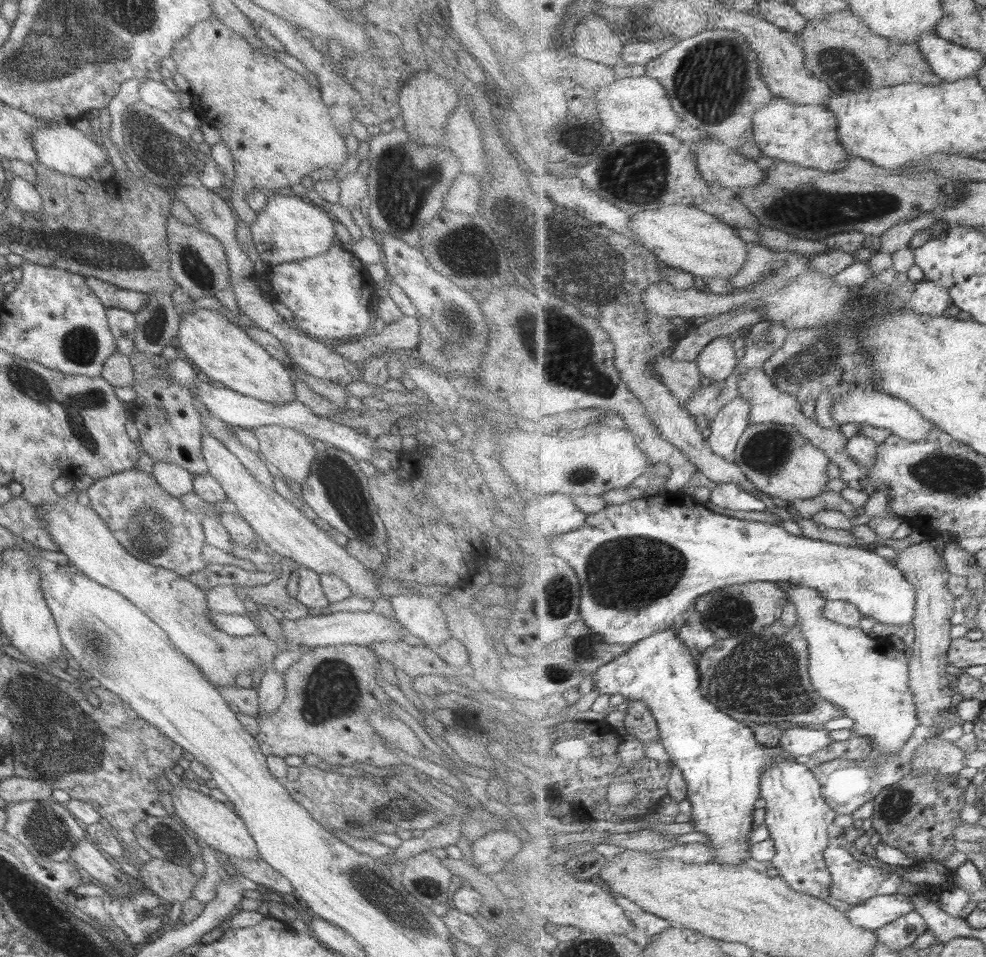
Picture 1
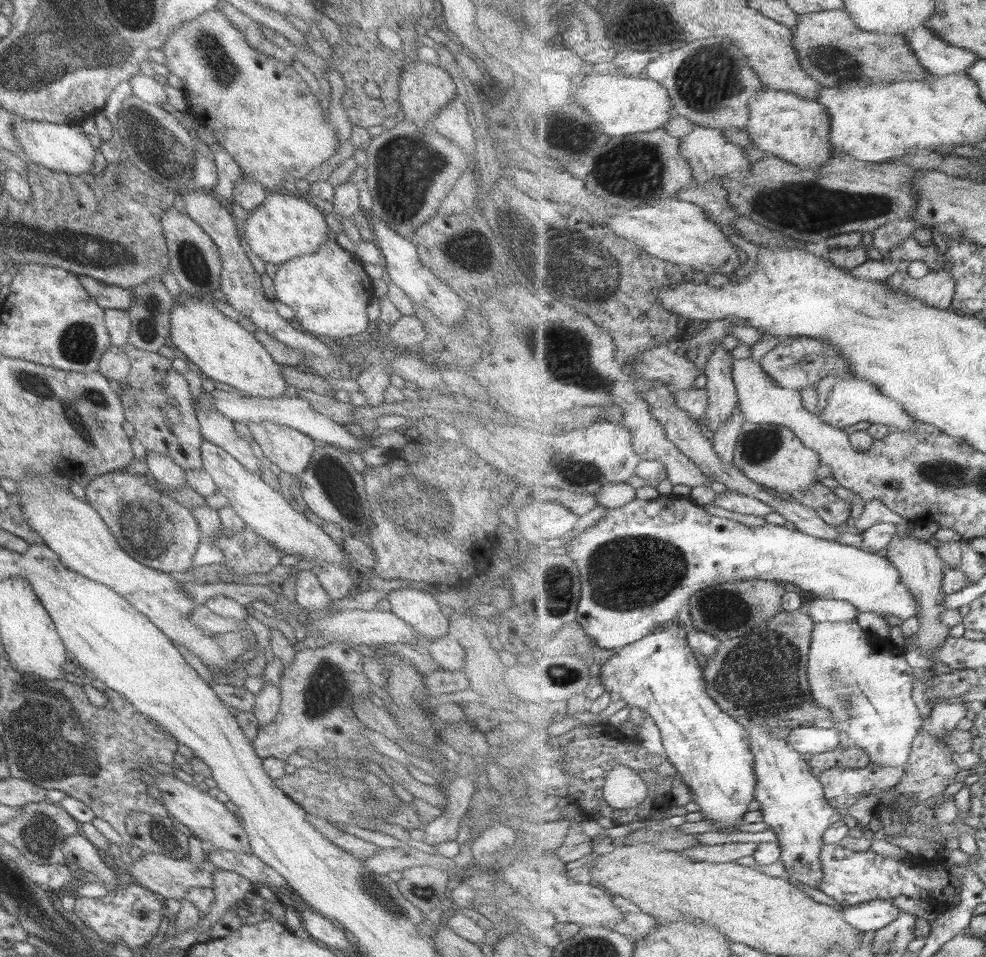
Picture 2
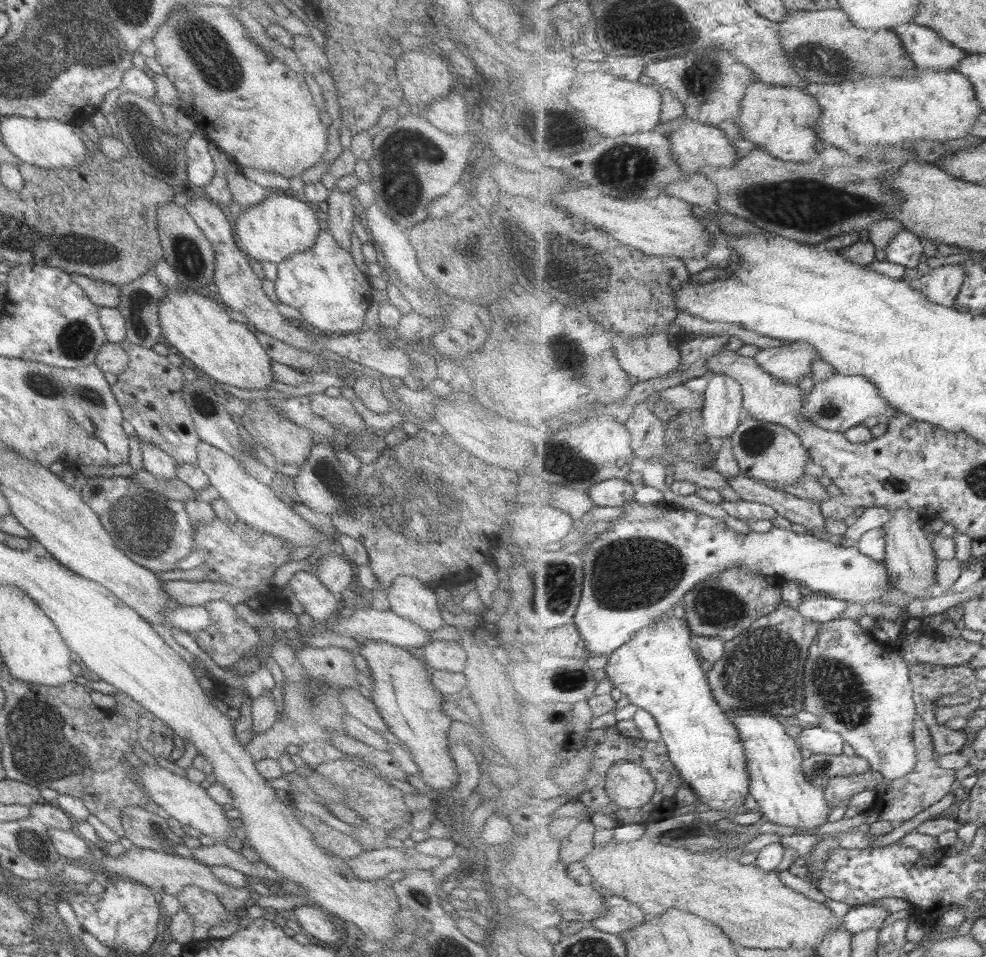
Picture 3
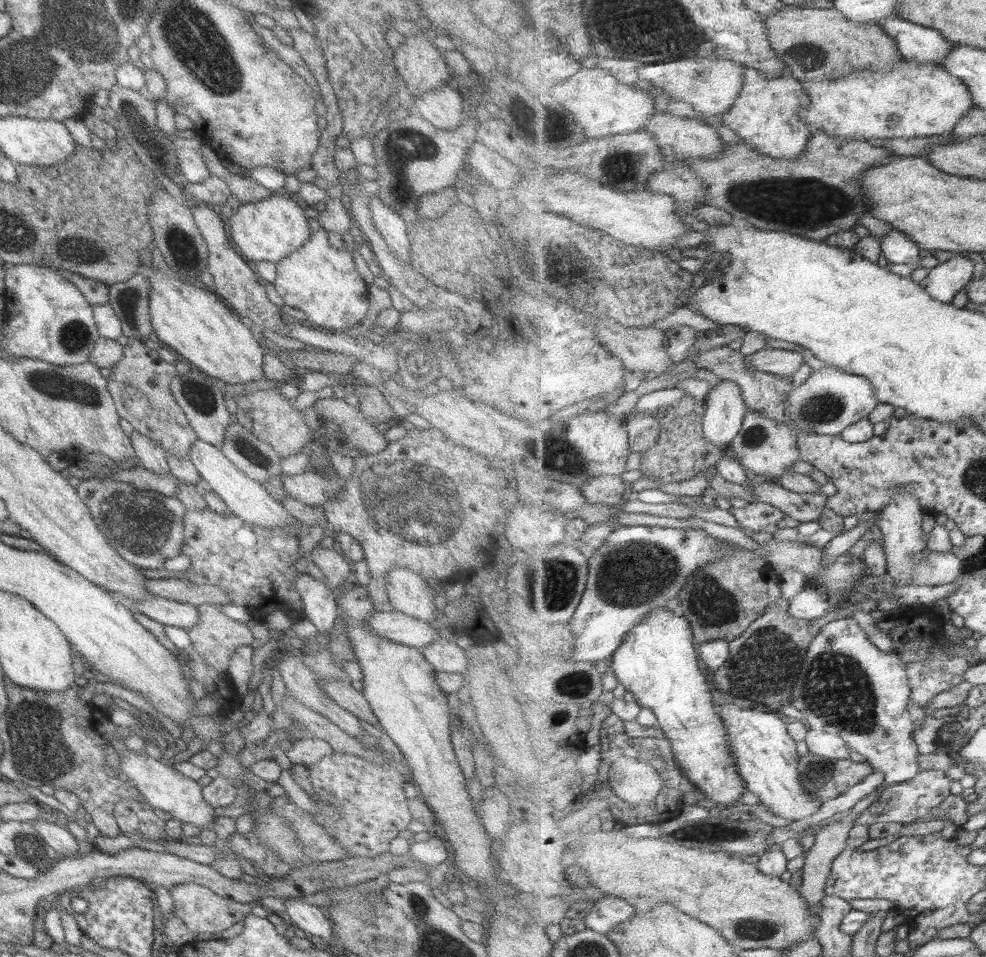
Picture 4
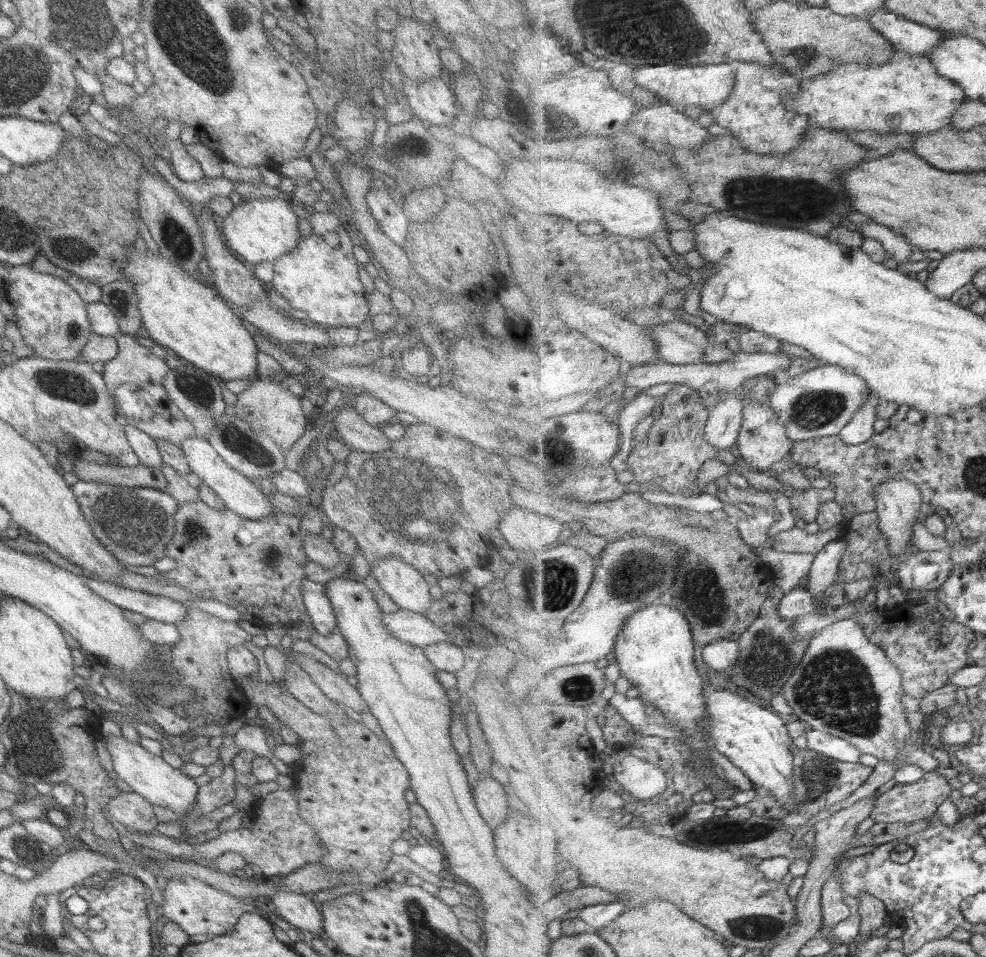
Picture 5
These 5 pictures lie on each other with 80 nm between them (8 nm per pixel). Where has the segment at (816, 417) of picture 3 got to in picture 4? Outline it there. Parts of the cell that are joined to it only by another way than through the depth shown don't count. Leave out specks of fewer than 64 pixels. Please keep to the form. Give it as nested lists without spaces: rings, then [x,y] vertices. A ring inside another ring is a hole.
[[[827,366],[829,368],[815,370],[809,380],[796,386],[784,402],[794,420],[791,428],[797,436],[799,433],[841,435],[848,426],[869,416],[881,403],[869,379]]]

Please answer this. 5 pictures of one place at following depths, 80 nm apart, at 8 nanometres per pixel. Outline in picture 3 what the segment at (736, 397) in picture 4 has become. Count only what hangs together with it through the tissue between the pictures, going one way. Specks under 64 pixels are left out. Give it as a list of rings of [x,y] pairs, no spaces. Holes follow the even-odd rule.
[[[713,371],[704,391],[702,414],[706,434],[718,441],[732,436],[745,415],[742,384],[732,376]]]

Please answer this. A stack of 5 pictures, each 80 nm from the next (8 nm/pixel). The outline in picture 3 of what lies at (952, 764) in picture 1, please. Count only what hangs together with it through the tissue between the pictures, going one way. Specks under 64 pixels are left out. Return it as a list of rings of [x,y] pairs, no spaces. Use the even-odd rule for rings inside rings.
[[[917,713],[915,716],[915,730],[913,730],[913,742],[915,742],[915,750],[917,750],[917,768],[913,772],[905,775],[904,777],[889,781],[886,786],[878,793],[873,806],[867,812],[860,812],[850,819],[842,818],[838,821],[827,822],[819,828],[809,830],[810,835],[823,835],[834,832],[846,832],[851,829],[856,829],[857,826],[867,823],[873,825],[877,821],[893,821],[896,823],[905,822],[913,816],[917,816],[919,812],[923,812],[925,808],[937,804],[939,800],[943,800],[949,792],[957,785],[955,780],[955,769],[941,768],[939,766],[939,754],[935,751],[933,746],[933,738],[929,728],[921,720],[920,715]]]

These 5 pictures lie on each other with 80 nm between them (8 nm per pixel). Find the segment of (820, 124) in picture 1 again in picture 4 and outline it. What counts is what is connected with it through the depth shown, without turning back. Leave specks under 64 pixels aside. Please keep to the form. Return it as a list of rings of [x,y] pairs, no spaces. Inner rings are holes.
[[[745,68],[744,90],[736,105],[719,121],[746,144],[771,158],[791,160],[799,158],[808,150],[812,136],[811,127],[804,122],[801,112],[810,104],[810,96],[804,89],[804,82],[793,76],[782,76],[769,80],[755,68]]]

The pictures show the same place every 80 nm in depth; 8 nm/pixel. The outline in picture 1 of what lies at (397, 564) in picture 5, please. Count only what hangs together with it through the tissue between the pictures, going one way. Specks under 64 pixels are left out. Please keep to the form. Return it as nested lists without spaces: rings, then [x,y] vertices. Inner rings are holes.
[[[395,595],[388,599],[397,623],[410,635],[419,638],[423,646],[431,650],[449,638],[445,615],[429,598]]]

